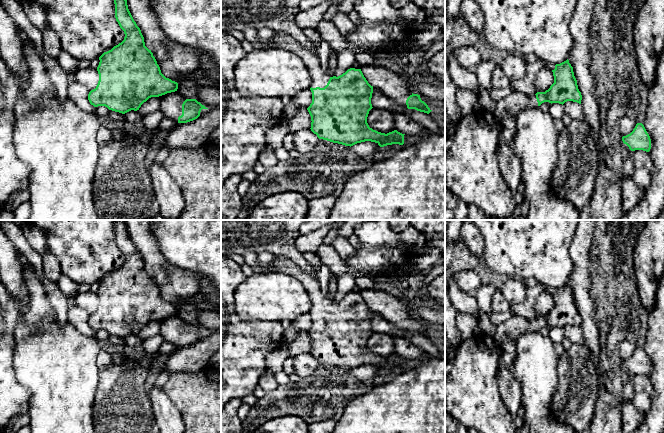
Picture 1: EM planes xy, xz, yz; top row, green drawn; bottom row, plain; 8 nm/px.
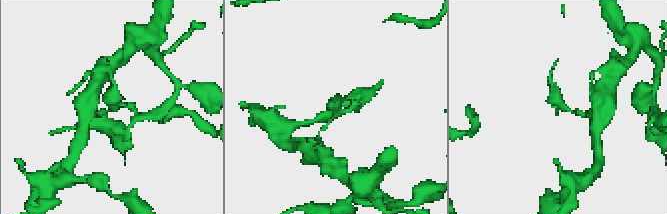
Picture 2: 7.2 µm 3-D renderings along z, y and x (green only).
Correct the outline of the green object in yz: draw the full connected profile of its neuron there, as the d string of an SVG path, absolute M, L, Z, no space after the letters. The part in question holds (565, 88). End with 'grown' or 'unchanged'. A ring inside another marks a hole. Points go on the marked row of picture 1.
M569 60L556 64L552 72L554 83L545 92L527 95L513 91L510 95L497 101L496 109L493 112L497 121L503 123L505 120L515 116L520 110L527 107L540 106L544 102L563 105L567 101L573 101L581 104L582 95L578 89L573 67Z; grown

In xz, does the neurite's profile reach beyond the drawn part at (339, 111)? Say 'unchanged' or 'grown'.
grown

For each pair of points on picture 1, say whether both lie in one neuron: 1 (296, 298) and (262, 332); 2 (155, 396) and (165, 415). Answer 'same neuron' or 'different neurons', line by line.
1: different neurons
2: same neuron

